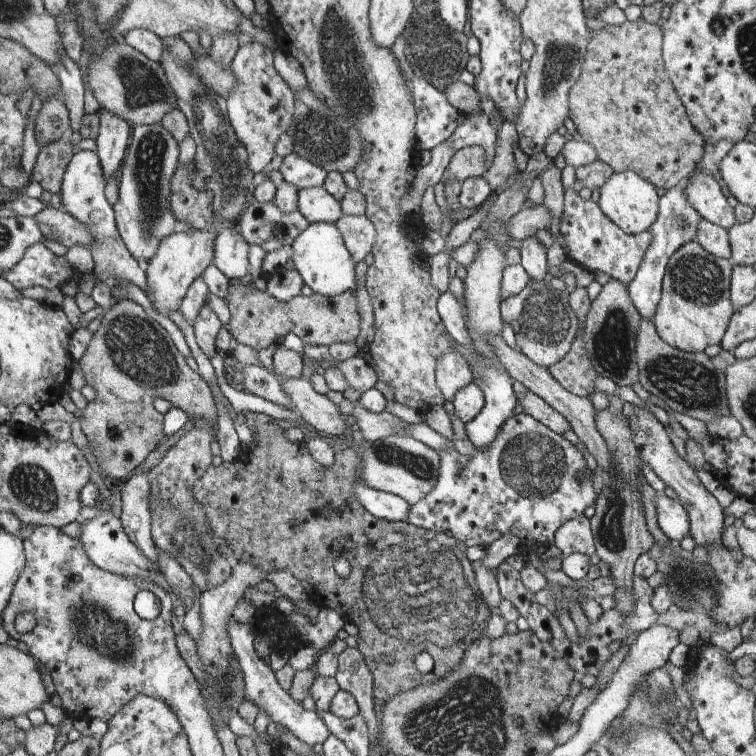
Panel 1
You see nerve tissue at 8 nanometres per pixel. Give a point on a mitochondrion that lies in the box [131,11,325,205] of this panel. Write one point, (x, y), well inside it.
(220, 79)

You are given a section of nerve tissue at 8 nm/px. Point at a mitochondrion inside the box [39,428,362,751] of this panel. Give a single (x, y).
(99, 628)

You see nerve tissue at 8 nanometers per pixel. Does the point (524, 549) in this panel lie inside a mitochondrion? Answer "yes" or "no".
no

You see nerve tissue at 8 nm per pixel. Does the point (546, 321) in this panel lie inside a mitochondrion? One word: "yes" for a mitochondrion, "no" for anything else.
yes

